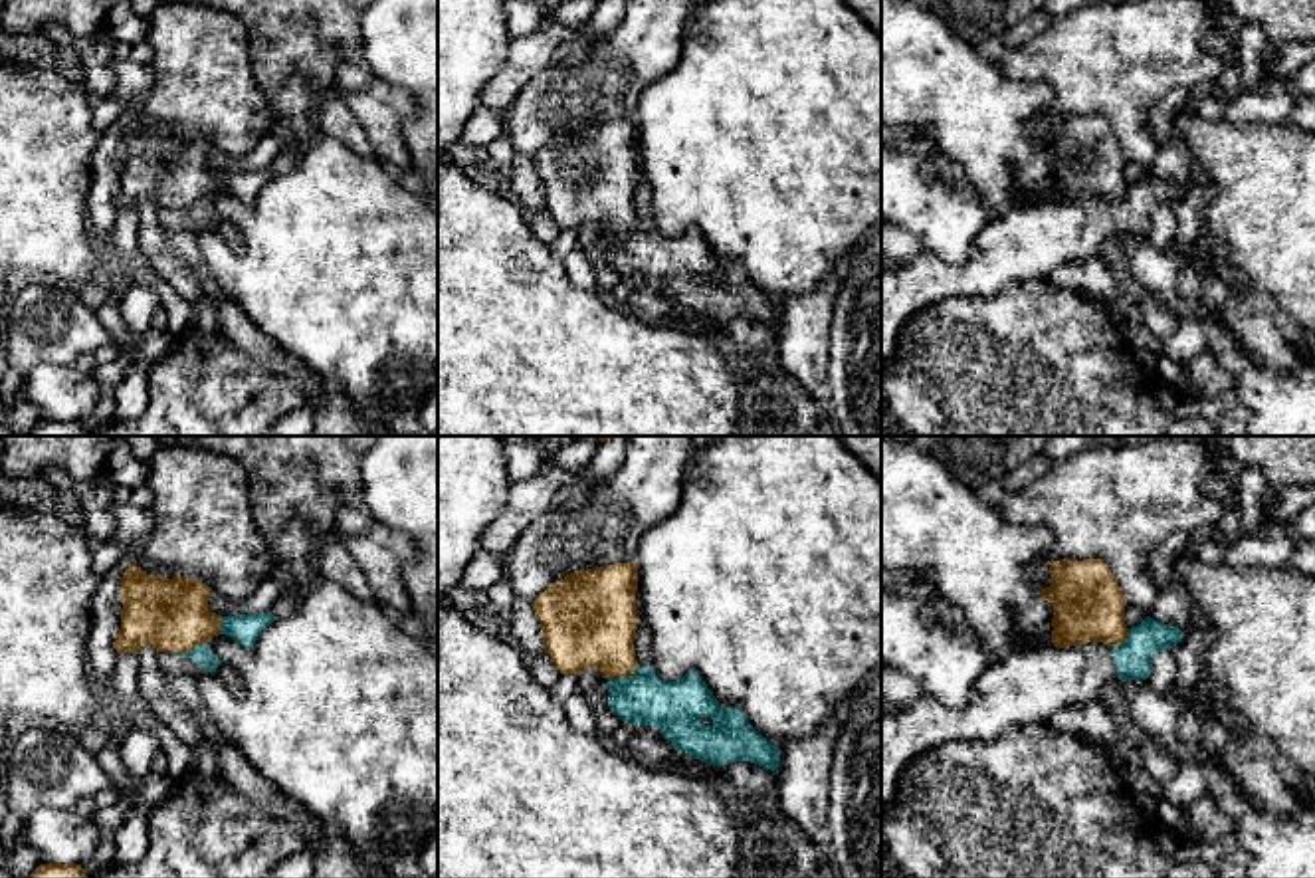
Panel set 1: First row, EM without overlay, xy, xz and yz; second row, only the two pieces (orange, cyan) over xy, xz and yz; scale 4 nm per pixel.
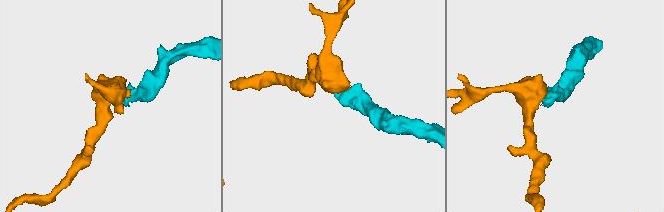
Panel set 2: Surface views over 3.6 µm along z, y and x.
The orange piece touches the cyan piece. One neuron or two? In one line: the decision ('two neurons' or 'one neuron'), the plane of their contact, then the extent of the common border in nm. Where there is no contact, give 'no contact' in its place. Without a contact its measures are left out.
two neurons; contact in xy; length 150 nm

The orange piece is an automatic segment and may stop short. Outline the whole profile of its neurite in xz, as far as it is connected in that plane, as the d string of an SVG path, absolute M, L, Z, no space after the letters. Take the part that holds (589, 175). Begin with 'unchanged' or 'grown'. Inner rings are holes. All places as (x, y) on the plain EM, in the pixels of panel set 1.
unchanged; M636 119L574 127L547 143L531 163L545 190L545 210L560 230L598 224L602 234L634 232L640 180Z

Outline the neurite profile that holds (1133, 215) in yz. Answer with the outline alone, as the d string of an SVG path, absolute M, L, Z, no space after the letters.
M1147 172L1129 184L1121 202L1087 198L994 216L964 264L945 262L923 248L915 260L881 270L881 371L901 327L925 307L951 297L994 297L1024 281L1046 279L1058 266L1095 256L1113 234L1147 236L1155 212L1184 192L1178 182Z

